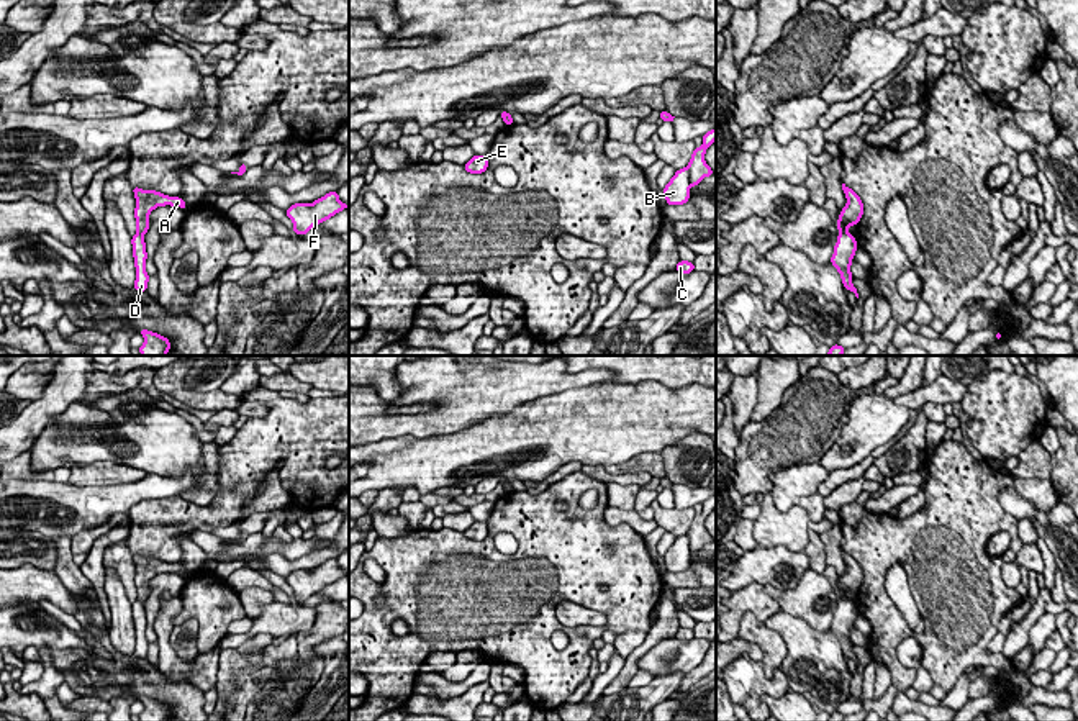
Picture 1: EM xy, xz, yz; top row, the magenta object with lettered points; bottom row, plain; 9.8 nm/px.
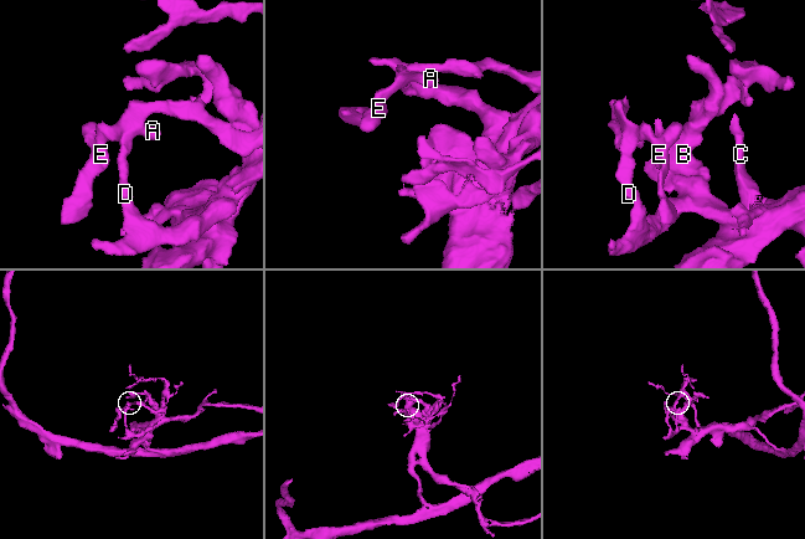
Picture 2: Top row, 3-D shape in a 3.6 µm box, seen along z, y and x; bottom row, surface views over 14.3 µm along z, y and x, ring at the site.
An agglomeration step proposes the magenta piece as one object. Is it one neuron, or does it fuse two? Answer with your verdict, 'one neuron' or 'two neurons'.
two neurons

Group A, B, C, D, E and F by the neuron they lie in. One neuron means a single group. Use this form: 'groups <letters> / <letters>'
groups A C E F / B D

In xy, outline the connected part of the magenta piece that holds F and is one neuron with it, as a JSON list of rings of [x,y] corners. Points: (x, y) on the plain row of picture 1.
[[[329,559],[313,570],[292,572],[285,582],[293,588],[295,601],[305,603],[313,593],[318,593],[347,574],[339,567],[337,559]]]

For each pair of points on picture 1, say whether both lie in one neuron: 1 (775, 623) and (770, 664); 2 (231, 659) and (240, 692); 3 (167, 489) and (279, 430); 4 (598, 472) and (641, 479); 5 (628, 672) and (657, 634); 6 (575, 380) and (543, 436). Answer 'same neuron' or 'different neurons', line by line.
1: different neurons
2: same neuron
3: different neurons
4: same neuron
5: same neuron
6: different neurons

